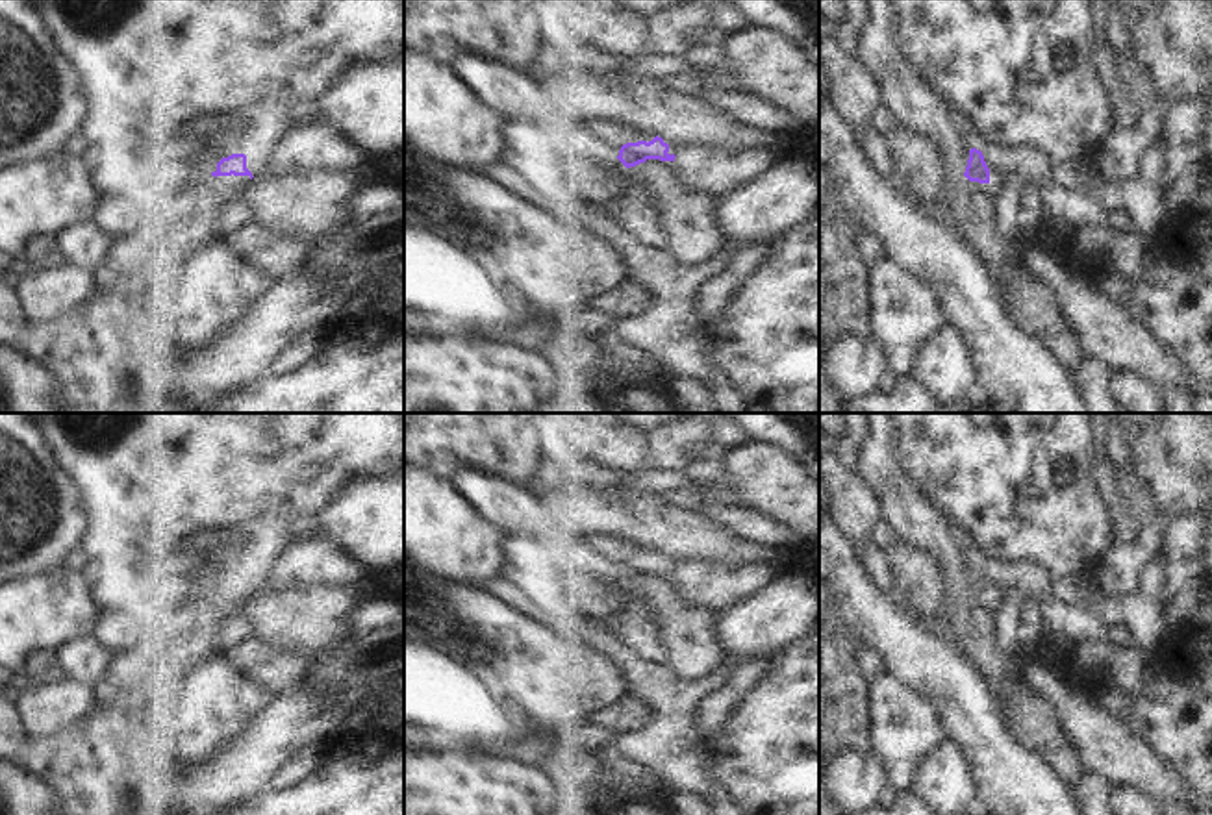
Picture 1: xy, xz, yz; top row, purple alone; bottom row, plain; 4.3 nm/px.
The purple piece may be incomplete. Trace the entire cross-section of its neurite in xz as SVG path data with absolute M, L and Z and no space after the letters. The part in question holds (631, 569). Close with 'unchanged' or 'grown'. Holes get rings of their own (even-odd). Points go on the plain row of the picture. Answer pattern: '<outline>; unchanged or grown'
M567 517L560 550L569 559L597 559L626 583L647 574L675 576L682 563L632 539L608 535L582 517Z; grown

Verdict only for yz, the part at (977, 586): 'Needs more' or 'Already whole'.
Needs more

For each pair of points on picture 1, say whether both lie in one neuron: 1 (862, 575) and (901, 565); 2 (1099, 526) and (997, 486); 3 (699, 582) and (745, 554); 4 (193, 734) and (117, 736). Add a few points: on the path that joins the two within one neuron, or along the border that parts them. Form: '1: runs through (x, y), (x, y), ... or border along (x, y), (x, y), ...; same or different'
1: border along (873, 564), (881, 576); different
2: runs through (1066, 526), (1020, 526), (1014, 521), (999, 519); same
3: border along (686, 560), (766, 562), (771, 567); different
4: border along (158, 693), (158, 702), (175, 727), (176, 760); different

